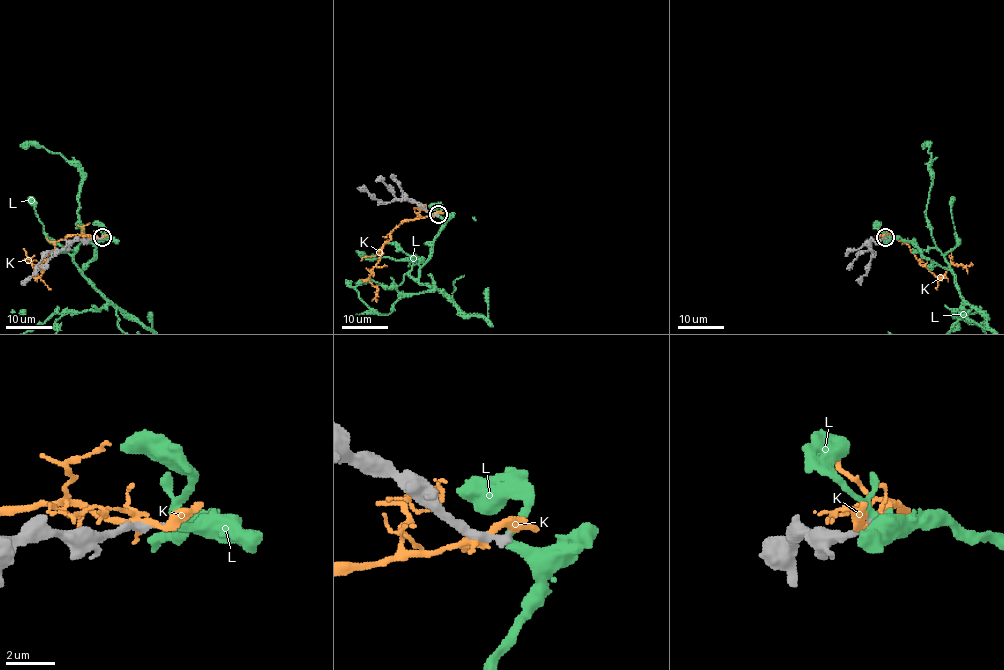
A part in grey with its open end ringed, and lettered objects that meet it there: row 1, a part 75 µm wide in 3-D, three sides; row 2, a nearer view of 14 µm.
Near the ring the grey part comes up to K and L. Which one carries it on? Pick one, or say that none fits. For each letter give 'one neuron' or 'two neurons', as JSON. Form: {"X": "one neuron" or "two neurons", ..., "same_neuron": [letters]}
{"K": "two neurons", "L": "one neuron", "same_neuron": ["L"]}

